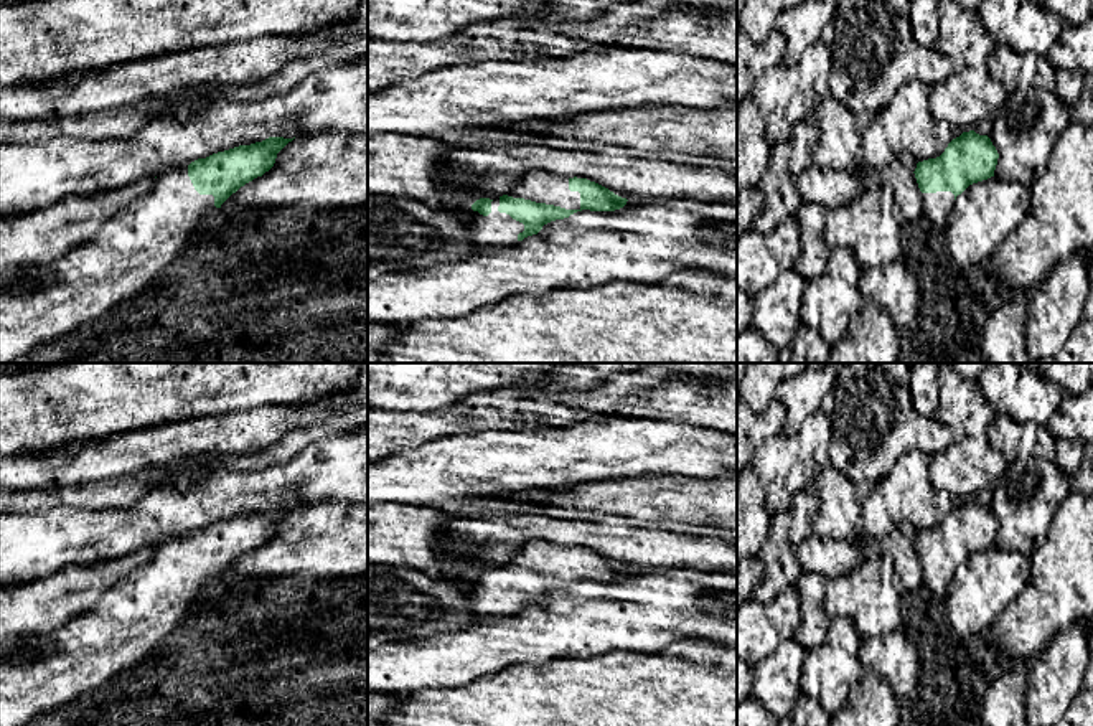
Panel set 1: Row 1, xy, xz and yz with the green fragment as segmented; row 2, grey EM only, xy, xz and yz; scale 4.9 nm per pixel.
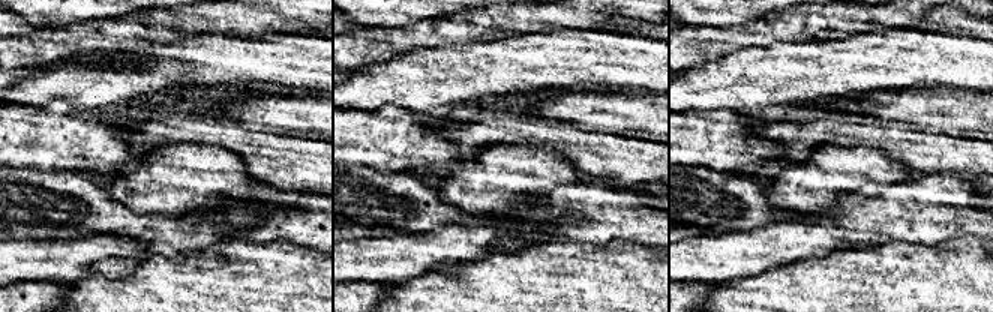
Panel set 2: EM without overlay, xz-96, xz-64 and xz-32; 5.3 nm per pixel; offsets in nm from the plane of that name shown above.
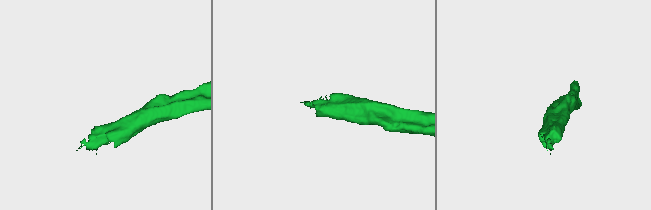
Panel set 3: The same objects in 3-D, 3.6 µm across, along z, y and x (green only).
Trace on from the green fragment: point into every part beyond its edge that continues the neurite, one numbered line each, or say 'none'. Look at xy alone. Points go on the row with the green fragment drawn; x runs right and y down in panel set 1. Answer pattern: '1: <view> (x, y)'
1: xy (137, 243)

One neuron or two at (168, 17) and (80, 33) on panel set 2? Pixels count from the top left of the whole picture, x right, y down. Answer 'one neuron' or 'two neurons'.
one neuron

